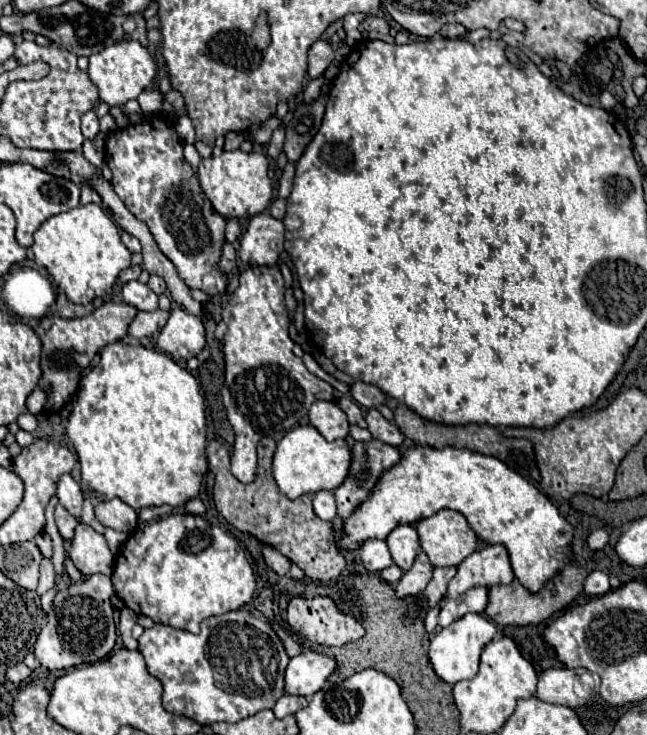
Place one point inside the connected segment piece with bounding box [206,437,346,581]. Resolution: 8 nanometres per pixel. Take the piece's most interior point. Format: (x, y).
(290, 525)

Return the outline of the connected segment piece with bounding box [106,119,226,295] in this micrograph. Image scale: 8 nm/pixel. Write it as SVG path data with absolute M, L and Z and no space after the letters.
M144 119L136 125L126 125L122 129L114 129L106 137L106 163L112 171L112 187L116 195L122 199L122 203L128 207L128 211L144 221L154 235L160 251L174 263L178 275L190 289L200 289L206 295L224 293L226 289L226 275L218 269L218 261L222 255L222 247L226 243L224 239L224 227L226 219L216 213L210 199L204 195L198 175L194 167L184 159L184 147L174 131L166 121L162 119Z

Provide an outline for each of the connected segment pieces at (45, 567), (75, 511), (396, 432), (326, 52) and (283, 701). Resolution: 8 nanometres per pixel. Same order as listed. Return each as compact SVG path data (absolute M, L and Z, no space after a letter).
M42 559L42 565L40 565L40 583L38 583L36 593L44 595L52 587L54 587L54 567L52 567L52 561L50 559Z
M64 473L58 481L58 491L56 497L60 499L60 503L68 509L70 515L80 517L82 515L82 503L84 503L84 493L80 489L80 485L76 483L76 479L70 473Z
M378 409L366 411L366 423L368 423L368 431L374 435L374 439L380 439L380 441L384 441L388 445L396 445L396 447L400 447L404 443L400 429L394 423L386 421Z
M318 39L310 47L310 53L308 53L308 75L310 75L310 79L322 77L332 61L334 61L334 49L326 41Z
M282 695L278 701L276 701L276 705L274 705L274 715L278 717L278 719L284 719L284 717L288 717L288 715L294 715L298 709L302 709L302 707L306 707L308 705L308 699L304 699L304 697L294 697L294 695Z

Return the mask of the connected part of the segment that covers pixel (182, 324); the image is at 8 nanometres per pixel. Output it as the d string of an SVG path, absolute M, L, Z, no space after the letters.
M176 307L160 331L156 345L176 361L196 357L206 347L204 323L196 315L184 311L182 307Z

